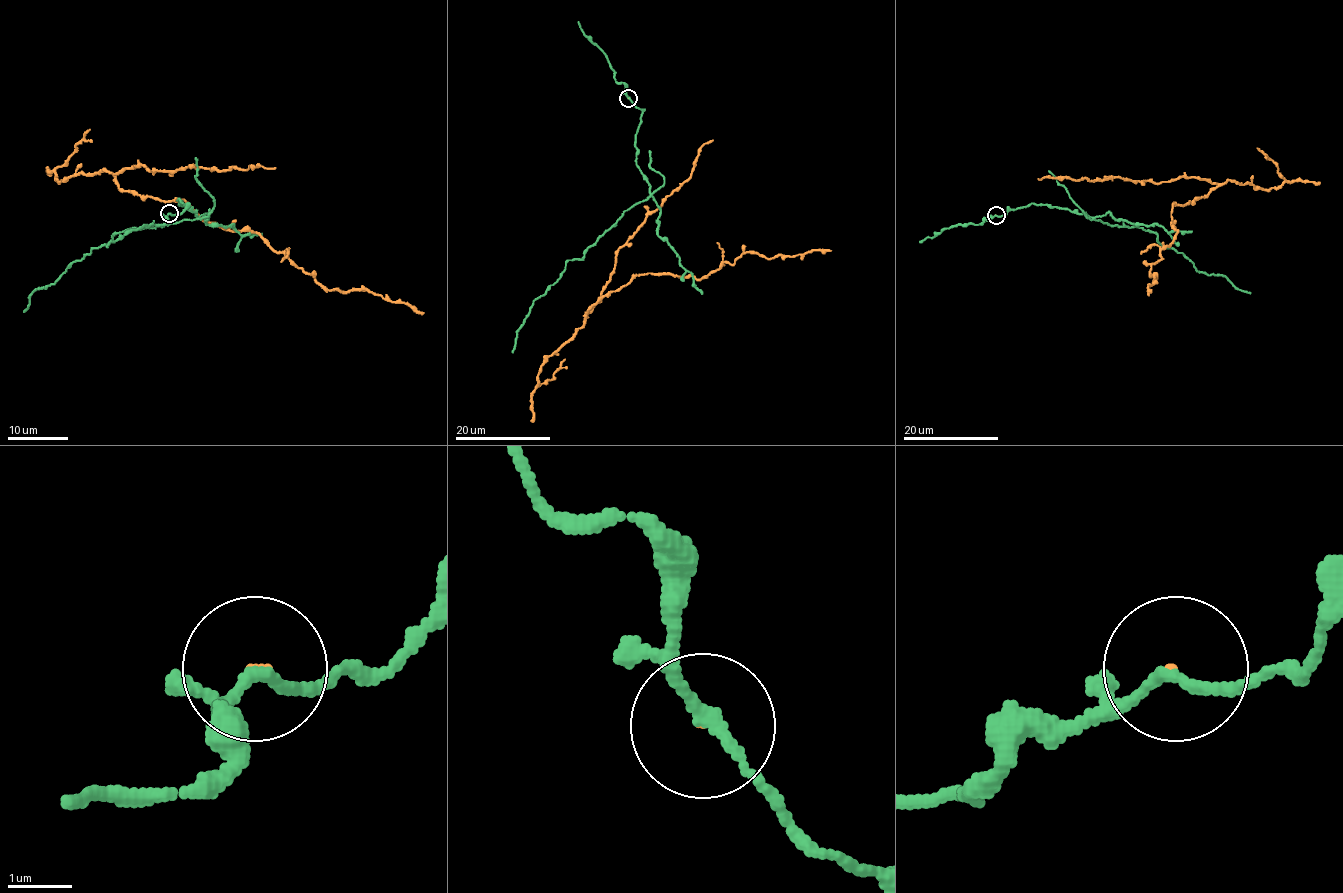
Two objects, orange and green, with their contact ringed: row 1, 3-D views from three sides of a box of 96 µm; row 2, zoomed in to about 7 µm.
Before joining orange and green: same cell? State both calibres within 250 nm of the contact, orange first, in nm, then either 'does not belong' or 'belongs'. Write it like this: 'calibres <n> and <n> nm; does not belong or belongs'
calibres 70 and 170 nm; does not belong

